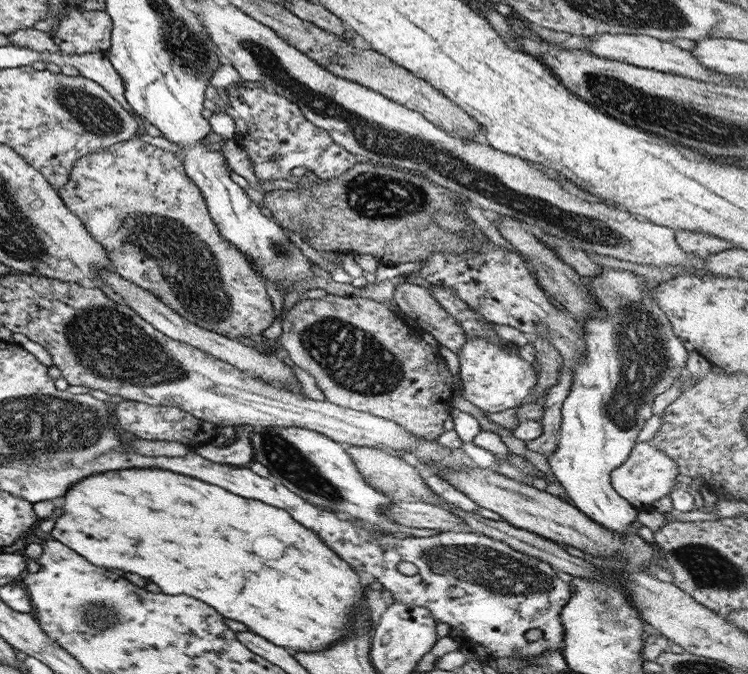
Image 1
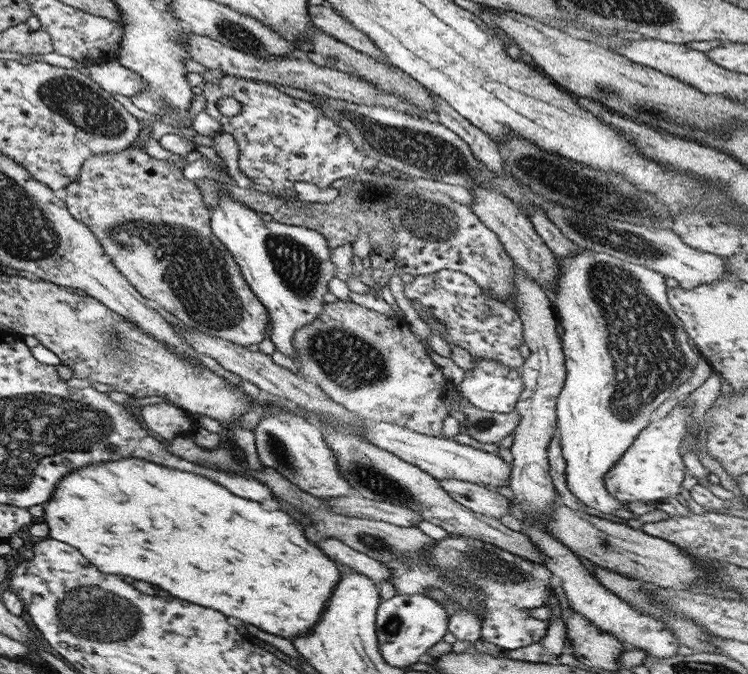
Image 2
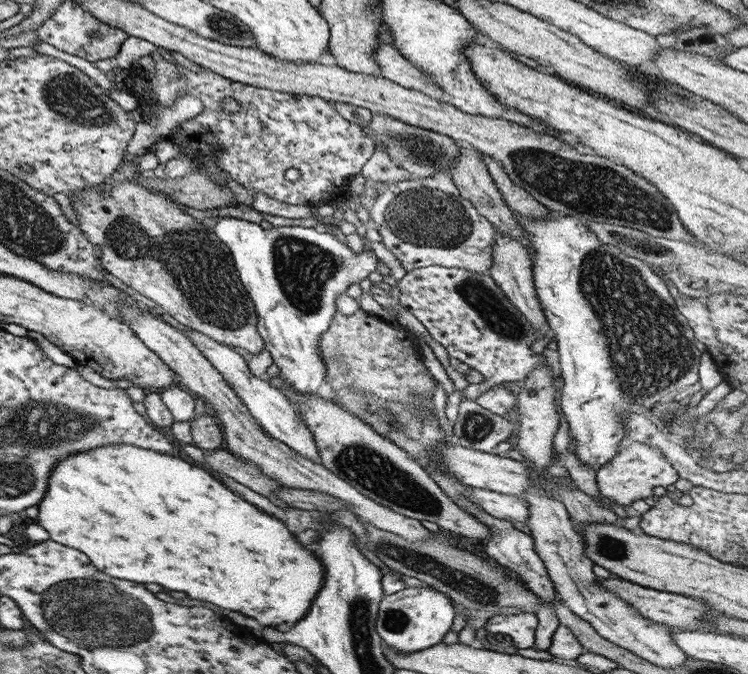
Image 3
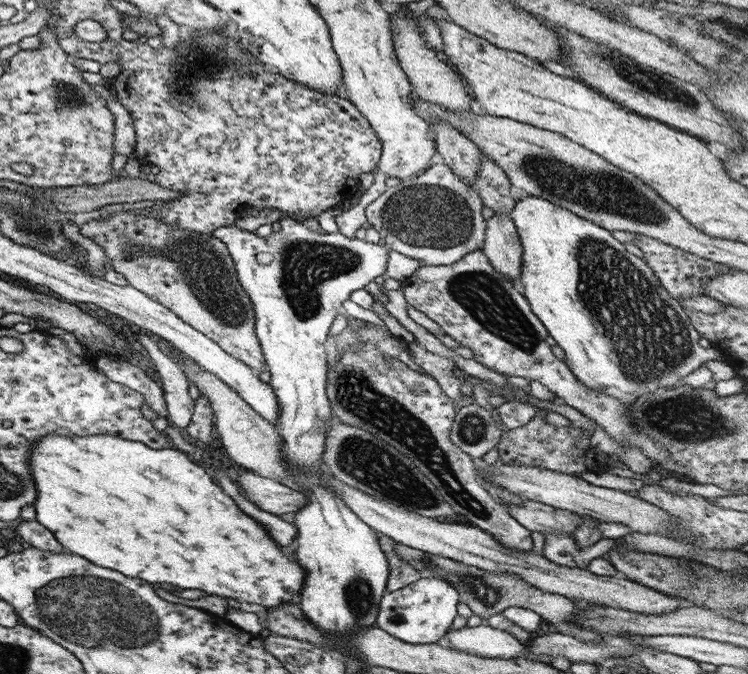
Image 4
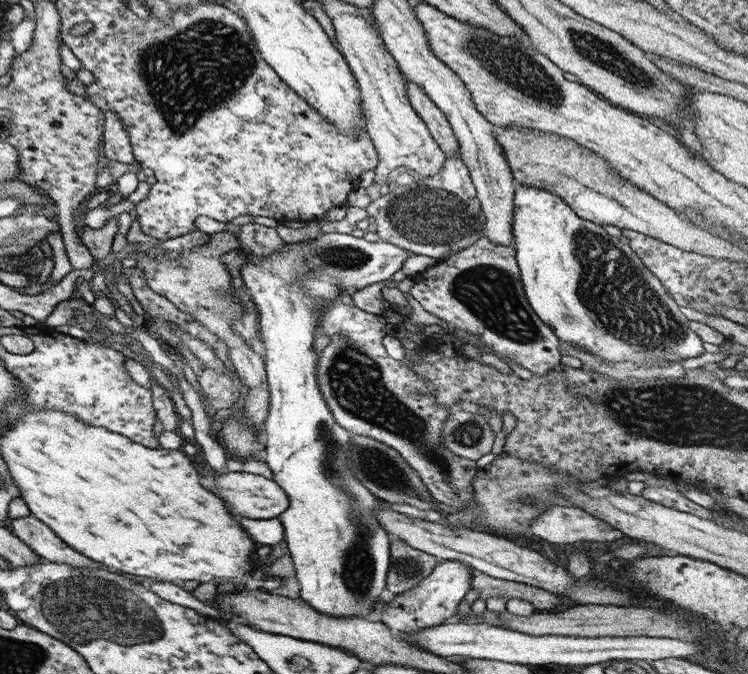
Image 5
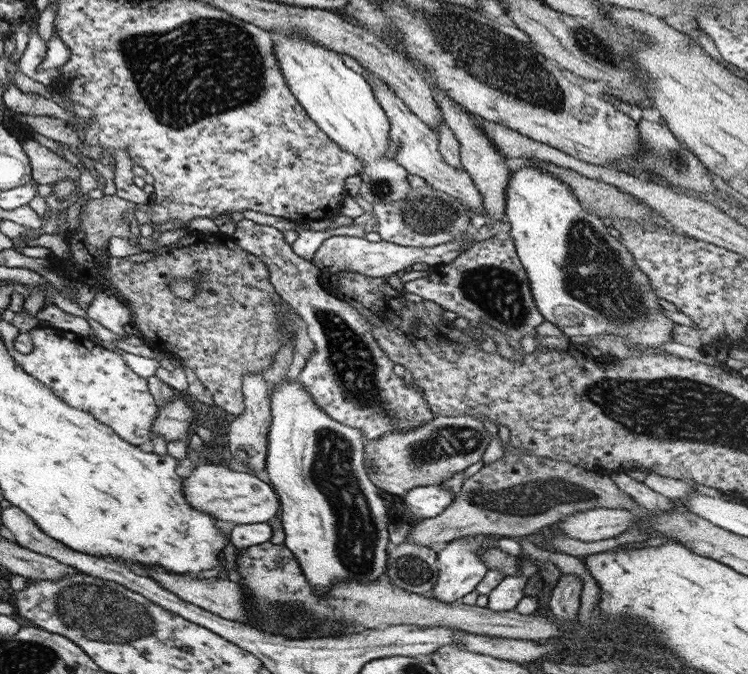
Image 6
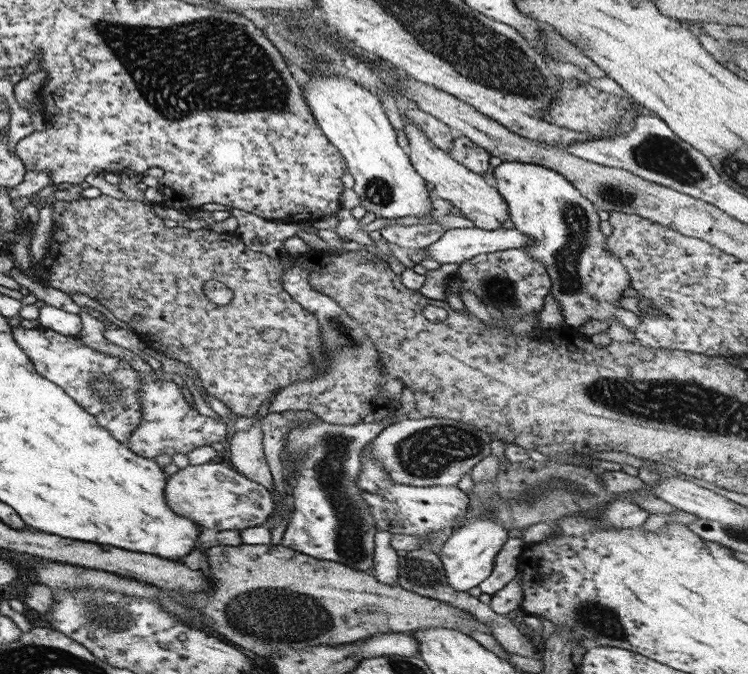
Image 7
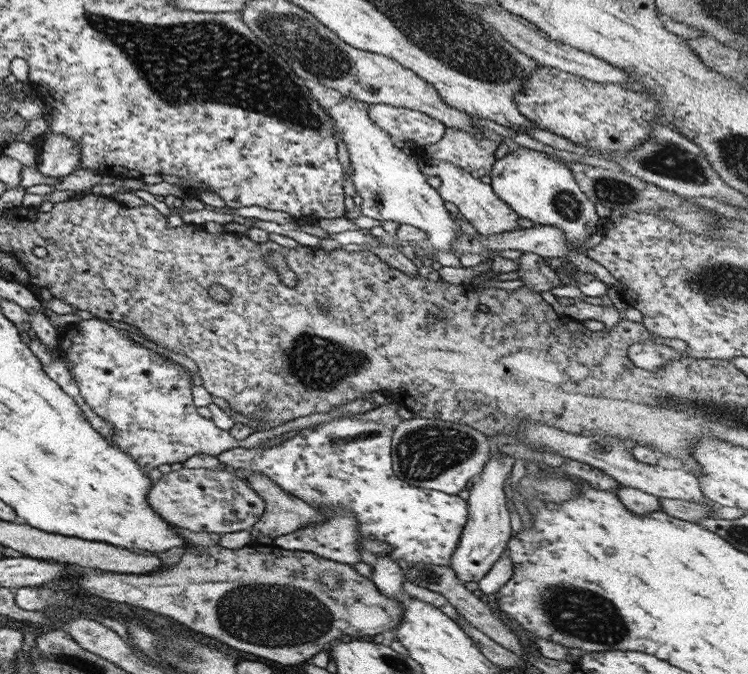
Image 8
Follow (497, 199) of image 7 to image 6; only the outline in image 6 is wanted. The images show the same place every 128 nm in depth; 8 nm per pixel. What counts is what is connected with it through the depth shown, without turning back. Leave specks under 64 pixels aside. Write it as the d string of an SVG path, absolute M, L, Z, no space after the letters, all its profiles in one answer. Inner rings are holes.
M368 70L367 73L370 75L369 86L377 99L377 102L380 104L380 107L383 109L383 114L385 114L385 118L387 118L387 122L389 122L389 138L391 144L389 149L393 152L394 161L397 161L409 174L413 174L413 176L419 176L419 178L423 178L426 184L438 190L439 192L444 192L453 198L456 198L461 204L464 204L467 208L470 208L471 214L481 213L484 216L485 210L483 208L483 199L480 195L480 192L477 190L477 187L474 186L471 177L461 168L452 167L450 164L445 162L445 159L440 155L438 151L437 145L437 135L431 129L429 129L417 116L415 116L404 104L402 100L399 100L395 93L392 90L389 90L387 84L384 83L383 80L377 78L374 74L370 74Z

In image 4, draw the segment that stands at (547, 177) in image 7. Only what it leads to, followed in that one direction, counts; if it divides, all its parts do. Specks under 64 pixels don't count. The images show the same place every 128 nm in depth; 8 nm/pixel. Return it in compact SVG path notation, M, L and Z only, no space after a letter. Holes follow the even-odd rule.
M523 194L520 195L520 199L513 205L510 219L516 226L516 233L521 245L521 276L517 280L518 288L530 306L530 311L541 321L548 335L555 340L557 346L563 350L565 354L565 361L563 362L569 367L575 378L587 388L600 391L600 388L613 386L618 392L625 392L631 394L631 396L638 397L656 388L670 387L682 382L681 377L689 374L689 372L693 372L707 360L723 361L726 358L718 348L703 343L698 332L692 327L686 311L660 285L653 272L648 268L647 263L643 259L627 252L625 247L623 247L623 243L615 240L611 236L610 231L565 210L565 208L558 207L548 200Z

